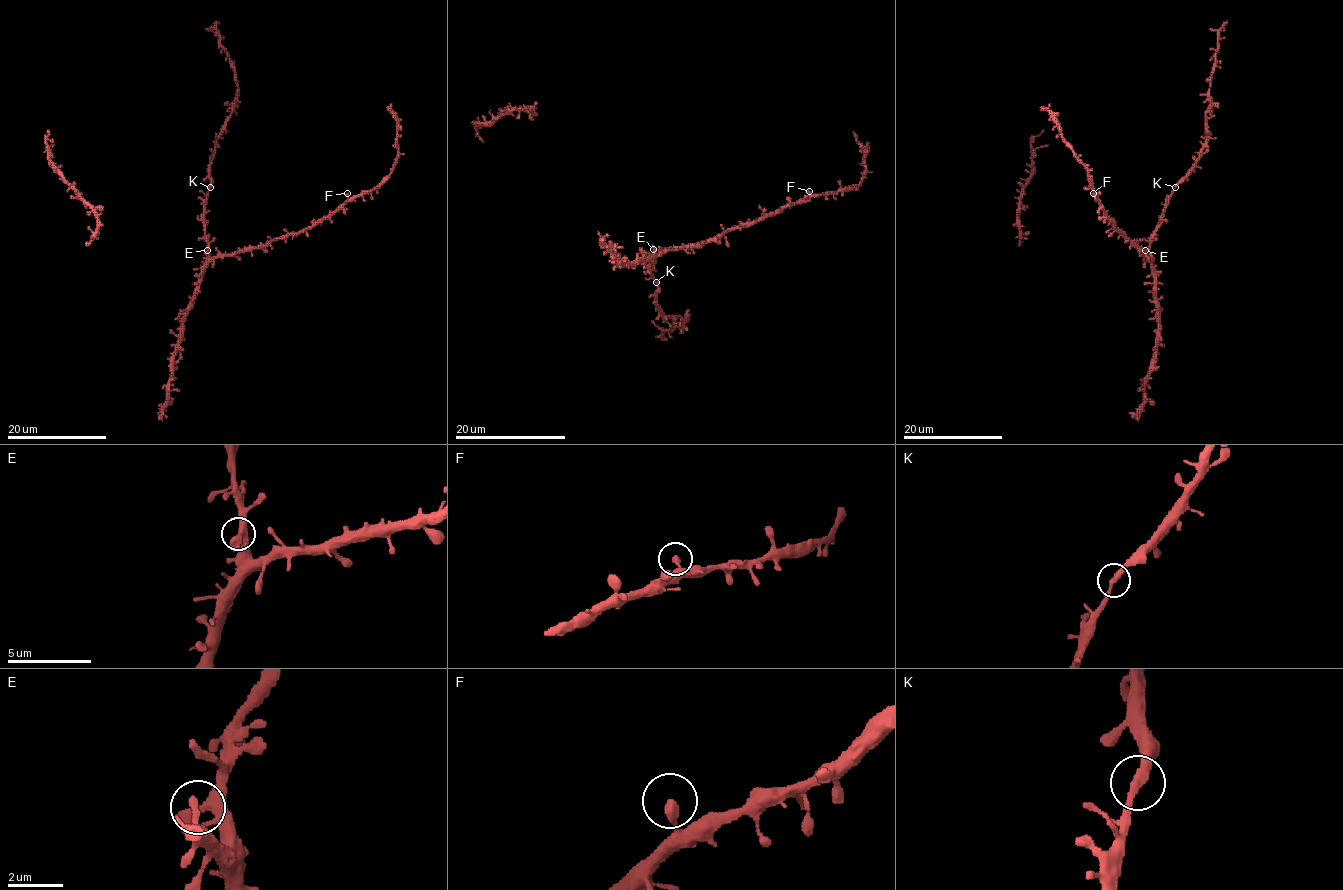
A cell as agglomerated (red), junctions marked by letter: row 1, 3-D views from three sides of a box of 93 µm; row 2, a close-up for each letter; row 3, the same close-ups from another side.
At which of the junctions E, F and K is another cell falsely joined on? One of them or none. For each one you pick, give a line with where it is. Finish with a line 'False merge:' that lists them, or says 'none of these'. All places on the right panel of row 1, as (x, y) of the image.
False merge: none of these

